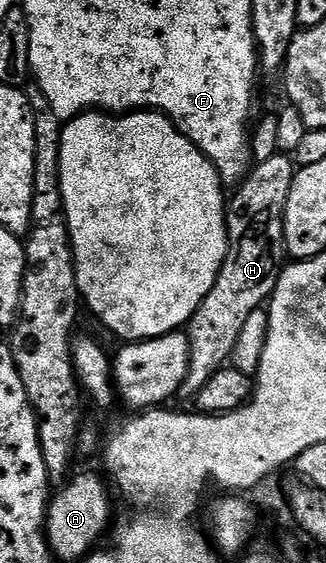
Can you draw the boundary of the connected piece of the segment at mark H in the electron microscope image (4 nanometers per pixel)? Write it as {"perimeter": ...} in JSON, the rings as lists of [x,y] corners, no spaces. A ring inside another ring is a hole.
{"perimeter":[[[277,155],[259,162],[249,173],[247,179],[242,182],[239,189],[231,194],[230,200],[226,205],[226,216],[228,219],[228,250],[226,251],[226,259],[222,263],[222,267],[218,271],[218,279],[214,283],[214,287],[210,287],[210,295],[206,295],[206,299],[202,299],[202,303],[198,307],[198,311],[194,311],[194,315],[188,320],[186,332],[188,342],[190,343],[190,367],[188,374],[184,380],[183,396],[188,396],[188,399],[195,398],[198,391],[202,391],[202,387],[206,387],[206,383],[210,383],[210,375],[218,375],[218,371],[225,368],[232,360],[232,352],[238,343],[238,335],[242,335],[242,327],[246,324],[246,319],[250,319],[250,314],[254,310],[261,308],[271,298],[272,292],[276,289],[276,284],[280,278],[280,274],[286,268],[286,250],[284,248],[284,212],[286,211],[286,203],[290,195],[290,187],[292,180],[296,178],[297,166],[294,164],[293,158],[288,155]]]}

